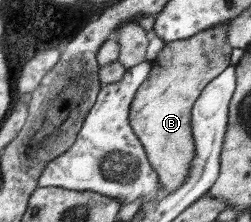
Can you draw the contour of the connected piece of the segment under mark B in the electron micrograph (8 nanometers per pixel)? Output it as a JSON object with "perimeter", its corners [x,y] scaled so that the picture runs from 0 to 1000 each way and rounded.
{"perimeter":[[[880,104],[769,167],[661,189],[637,257],[602,275],[594,351],[554,392],[518,482],[518,572],[586,707],[625,770],[637,869],[673,883],[713,856],[777,716],[777,649],[765,604],[765,491],[809,401],[869,347],[912,293],[936,230],[904,203],[912,104]]]}

